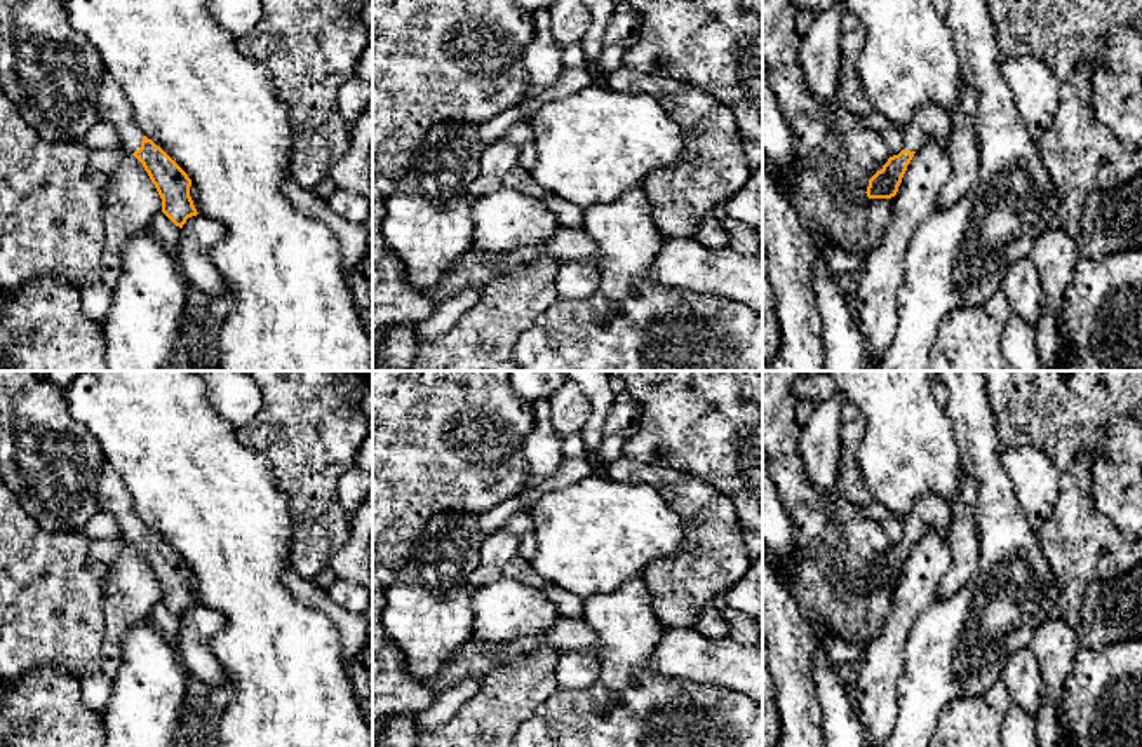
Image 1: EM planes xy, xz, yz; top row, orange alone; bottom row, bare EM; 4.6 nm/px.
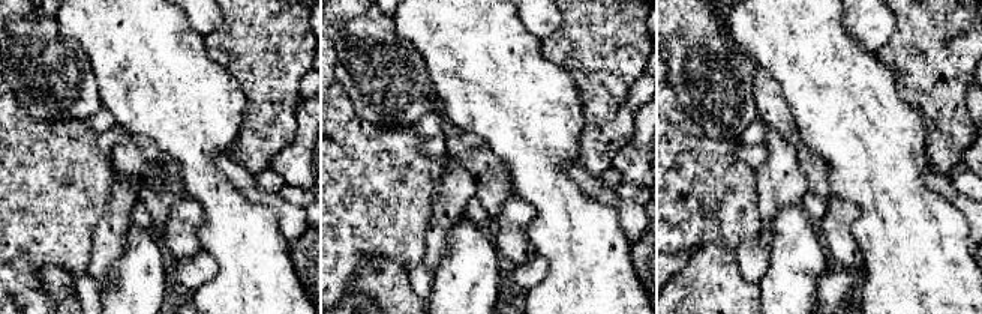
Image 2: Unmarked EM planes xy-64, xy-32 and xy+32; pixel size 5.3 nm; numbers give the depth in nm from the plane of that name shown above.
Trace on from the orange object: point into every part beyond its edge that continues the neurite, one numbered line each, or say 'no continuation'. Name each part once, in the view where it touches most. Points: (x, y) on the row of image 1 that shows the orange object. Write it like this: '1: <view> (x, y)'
1: xy (114, 107)

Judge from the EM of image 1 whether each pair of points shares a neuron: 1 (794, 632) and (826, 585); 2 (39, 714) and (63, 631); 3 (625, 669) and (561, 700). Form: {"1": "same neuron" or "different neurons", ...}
{"1": "different neurons", "2": "different neurons", "3": "same neuron"}

